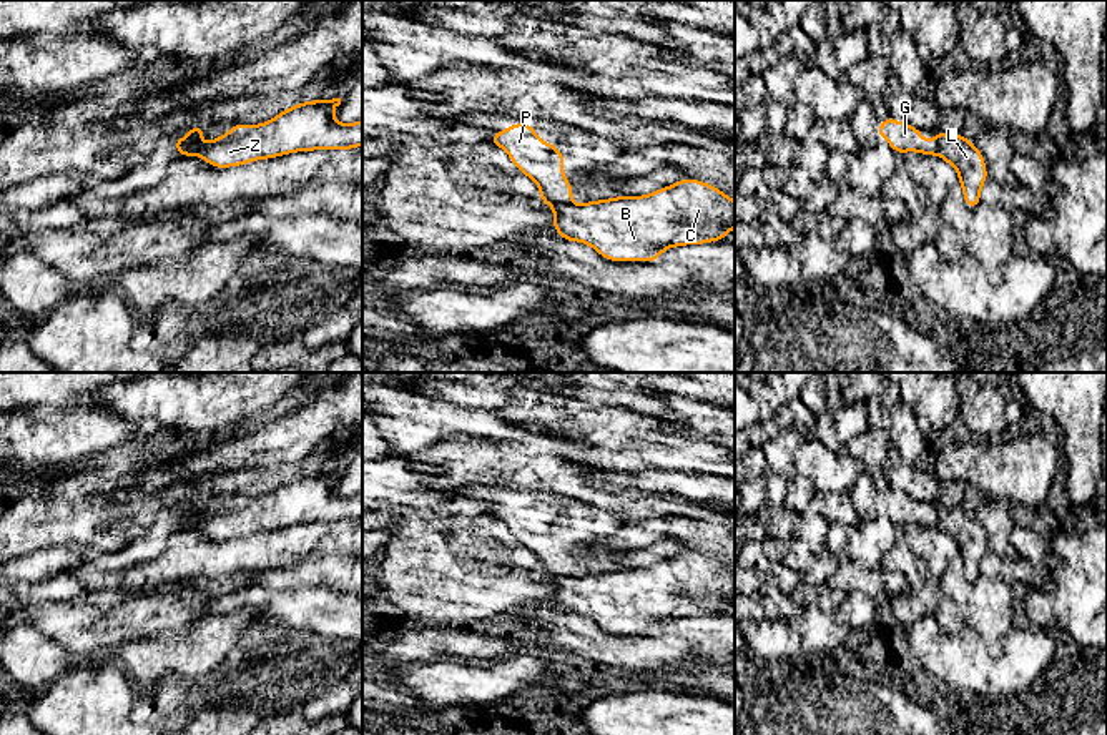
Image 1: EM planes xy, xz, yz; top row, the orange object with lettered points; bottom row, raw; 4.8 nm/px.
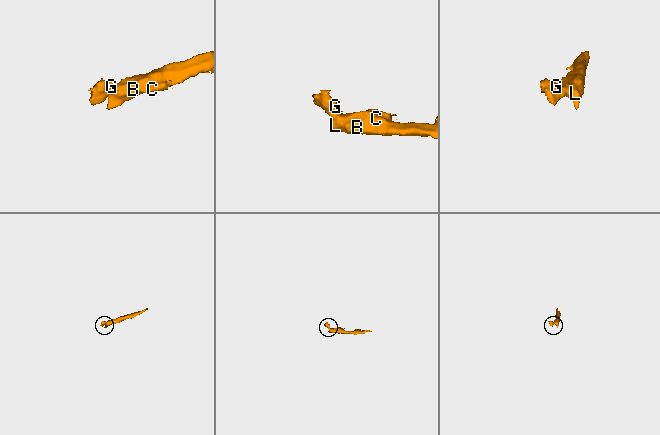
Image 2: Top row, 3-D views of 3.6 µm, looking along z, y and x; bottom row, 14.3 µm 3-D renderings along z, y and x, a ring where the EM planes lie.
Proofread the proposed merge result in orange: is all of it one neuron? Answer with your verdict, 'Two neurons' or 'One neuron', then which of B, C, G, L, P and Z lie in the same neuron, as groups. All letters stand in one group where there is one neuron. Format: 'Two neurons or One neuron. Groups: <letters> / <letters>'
Two neurons. Groups: B C L Z / G P

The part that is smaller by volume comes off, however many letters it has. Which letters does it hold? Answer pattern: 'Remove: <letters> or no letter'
Remove: G, P

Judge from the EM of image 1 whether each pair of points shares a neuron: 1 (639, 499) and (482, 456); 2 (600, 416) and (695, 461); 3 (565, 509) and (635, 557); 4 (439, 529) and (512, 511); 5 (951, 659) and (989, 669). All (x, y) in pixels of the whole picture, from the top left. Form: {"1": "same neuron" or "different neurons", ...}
{"1": "same neuron", "2": "same neuron", "3": "same neuron", "4": "different neurons", "5": "same neuron"}

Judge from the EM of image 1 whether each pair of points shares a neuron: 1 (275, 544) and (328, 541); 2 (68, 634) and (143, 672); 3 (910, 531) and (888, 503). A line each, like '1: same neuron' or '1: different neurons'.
1: same neuron
2: different neurons
3: different neurons

